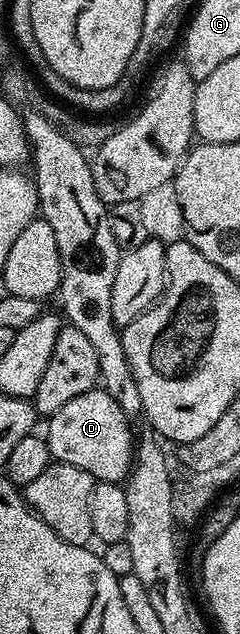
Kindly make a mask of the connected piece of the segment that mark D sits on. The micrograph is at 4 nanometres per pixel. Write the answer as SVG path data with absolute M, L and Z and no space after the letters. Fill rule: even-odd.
M95 388L68 400L60 412L49 415L47 422L44 437L53 461L72 464L99 482L125 483L134 465L136 437L130 431L131 419L106 390Z

